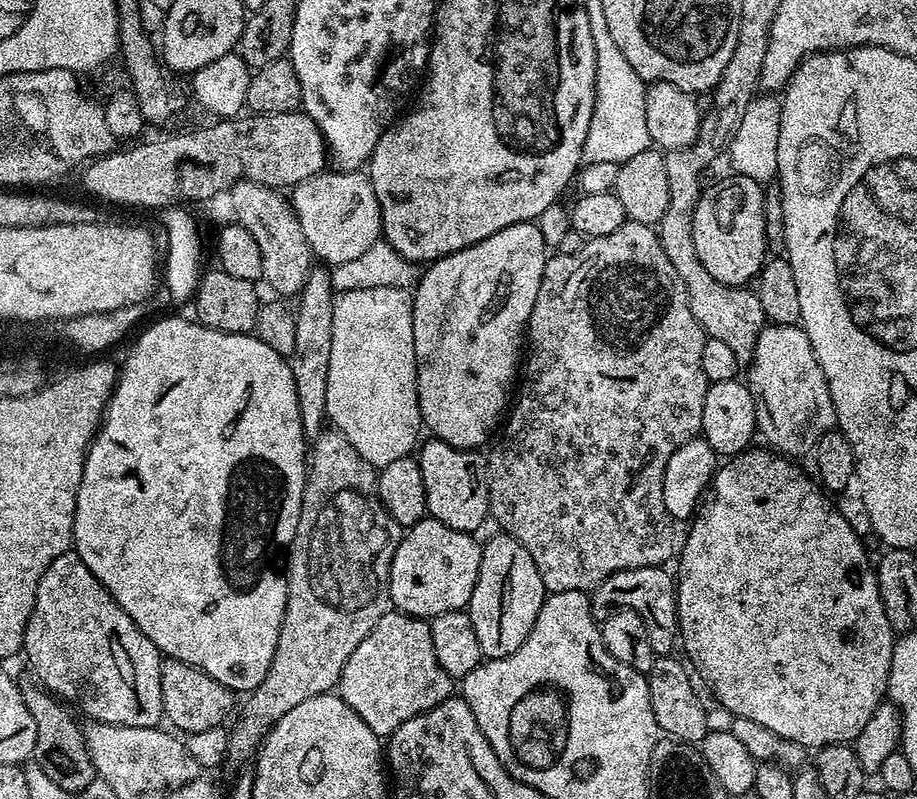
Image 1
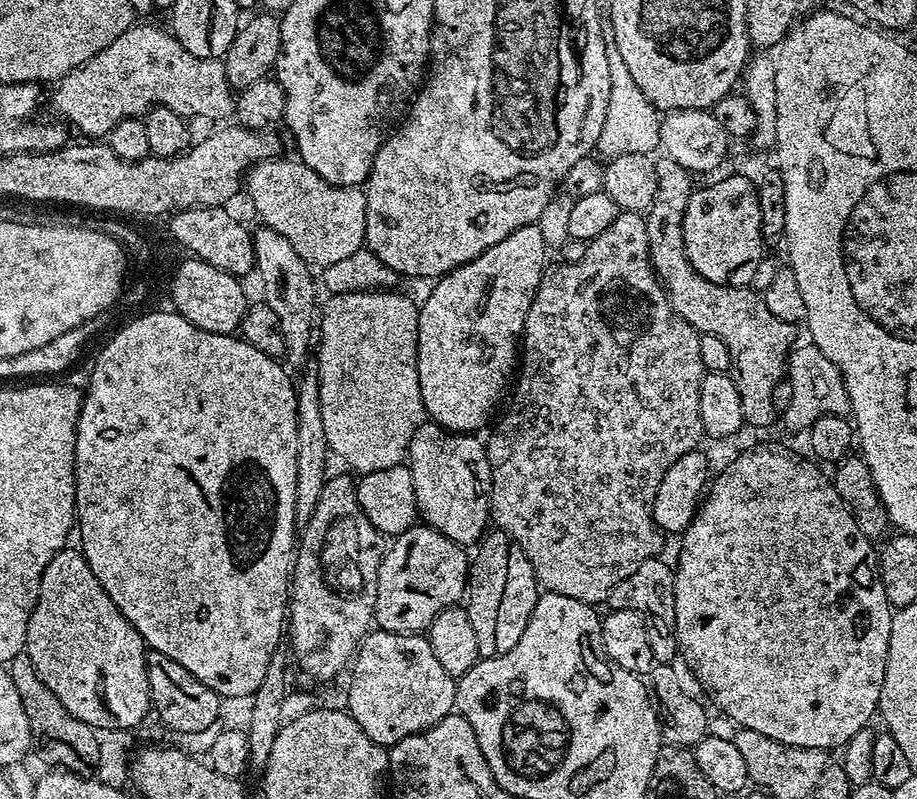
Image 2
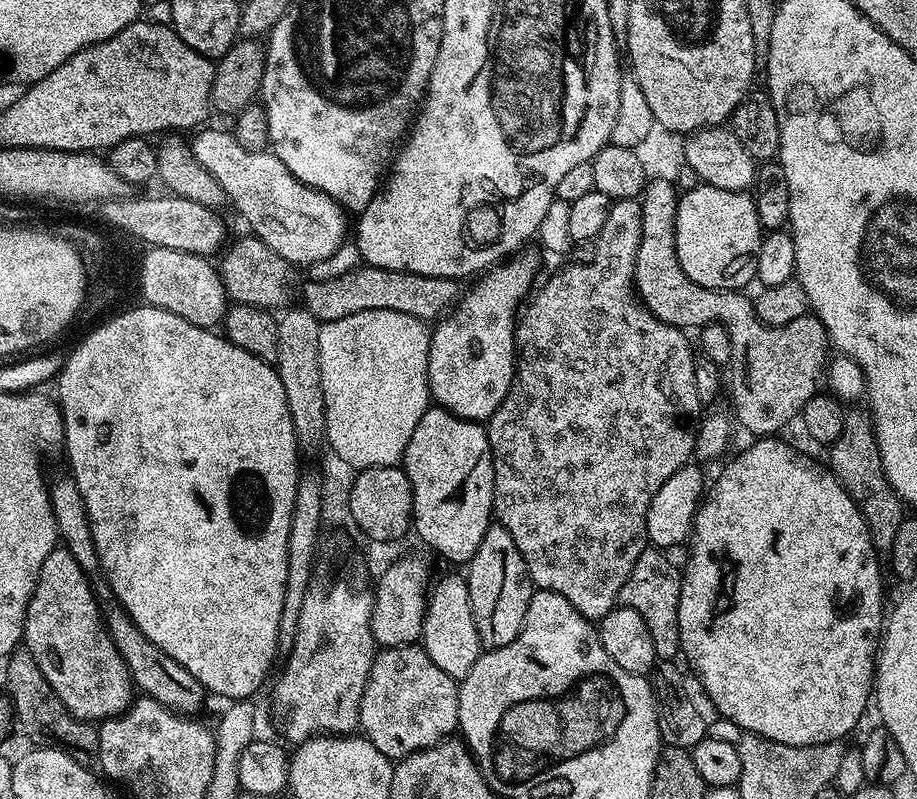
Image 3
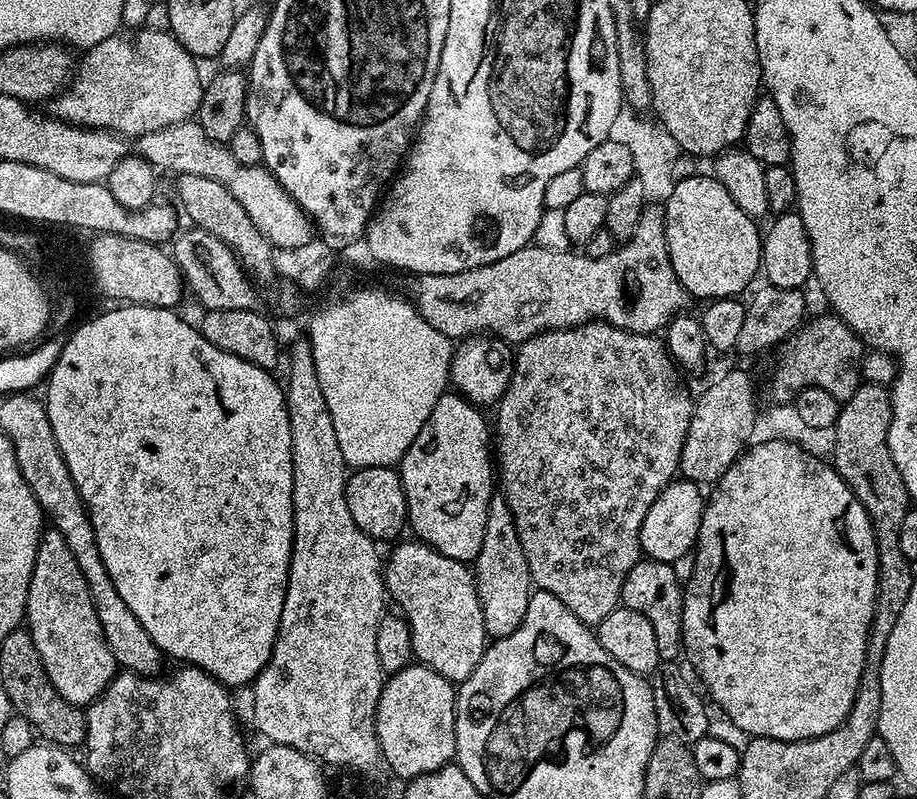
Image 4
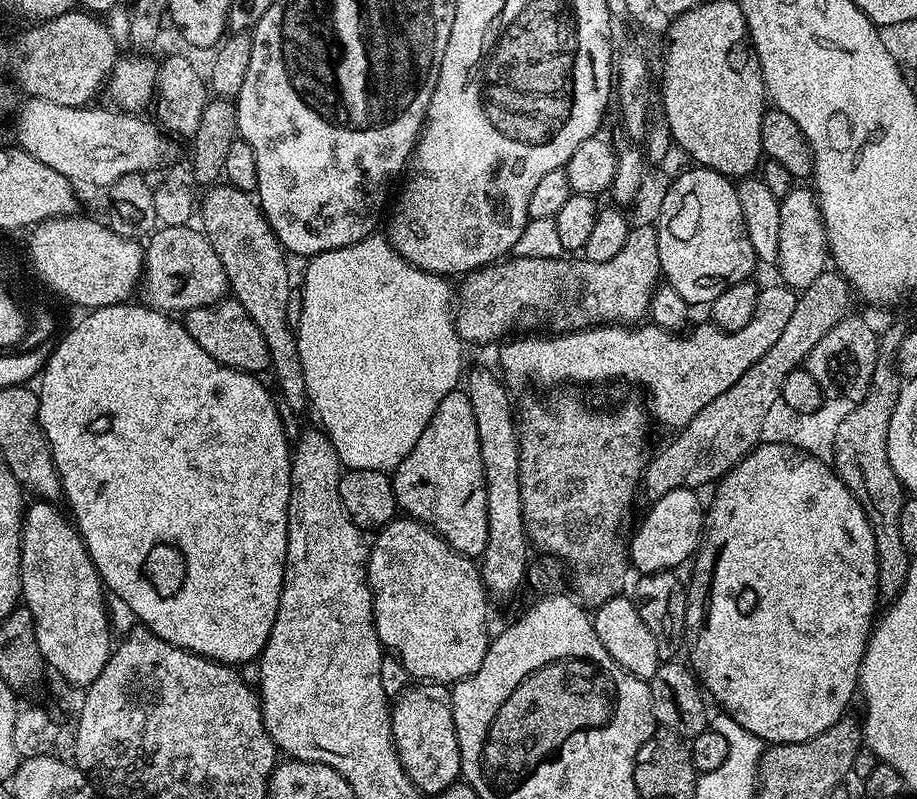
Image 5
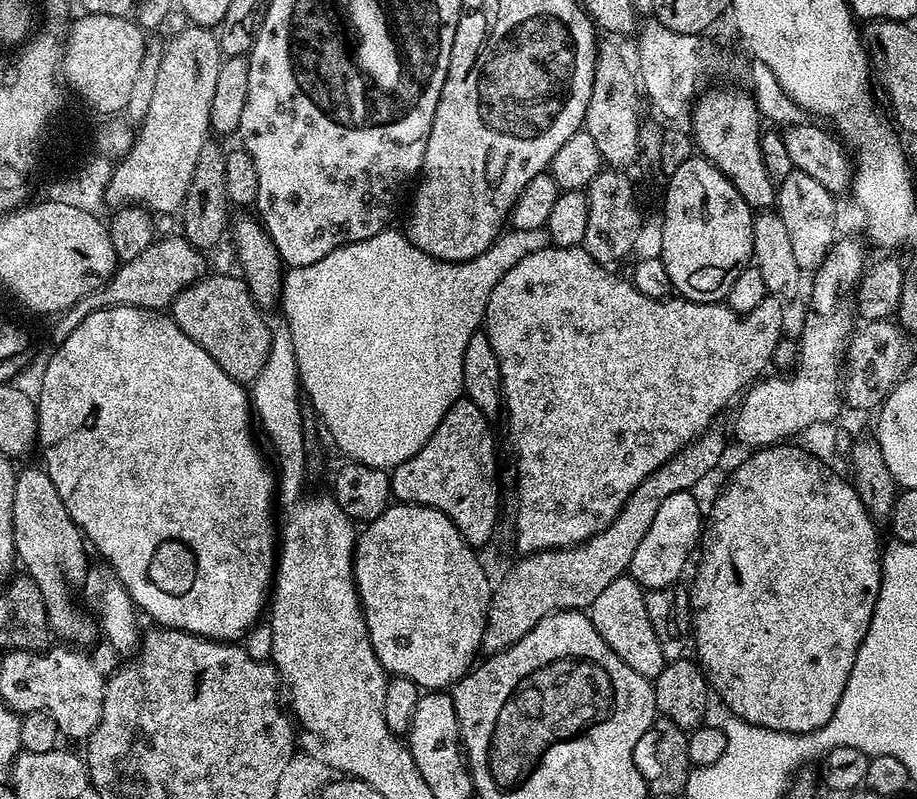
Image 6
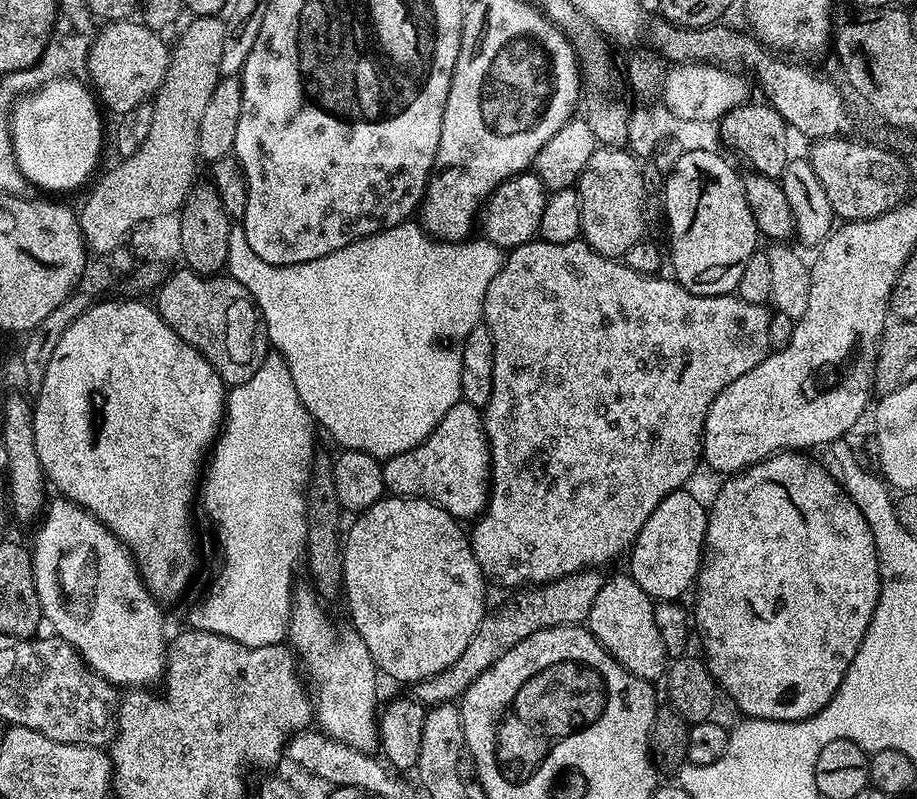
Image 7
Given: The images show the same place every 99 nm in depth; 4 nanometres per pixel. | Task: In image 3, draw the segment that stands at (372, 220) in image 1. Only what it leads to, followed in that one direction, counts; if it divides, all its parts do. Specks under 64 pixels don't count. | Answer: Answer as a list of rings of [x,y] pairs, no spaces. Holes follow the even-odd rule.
[[[201,127],[195,133],[197,136],[191,137],[190,145],[194,158],[213,176],[218,182],[218,186],[222,186],[227,203],[229,205],[232,203],[240,211],[241,218],[252,227],[249,229],[258,239],[266,242],[266,246],[270,246],[270,250],[274,250],[289,265],[309,266],[329,258],[338,250],[340,244],[345,243],[347,236],[344,235],[347,232],[349,235],[350,220],[348,224],[347,218],[349,219],[349,217],[337,200],[330,198],[325,192],[319,192],[306,186],[298,178],[294,178],[294,174],[290,174],[290,170],[286,170],[286,166],[282,166],[282,162],[271,150],[262,152],[246,150],[242,146],[238,146],[238,142],[232,138],[231,131],[219,132],[216,128],[208,127]]]

